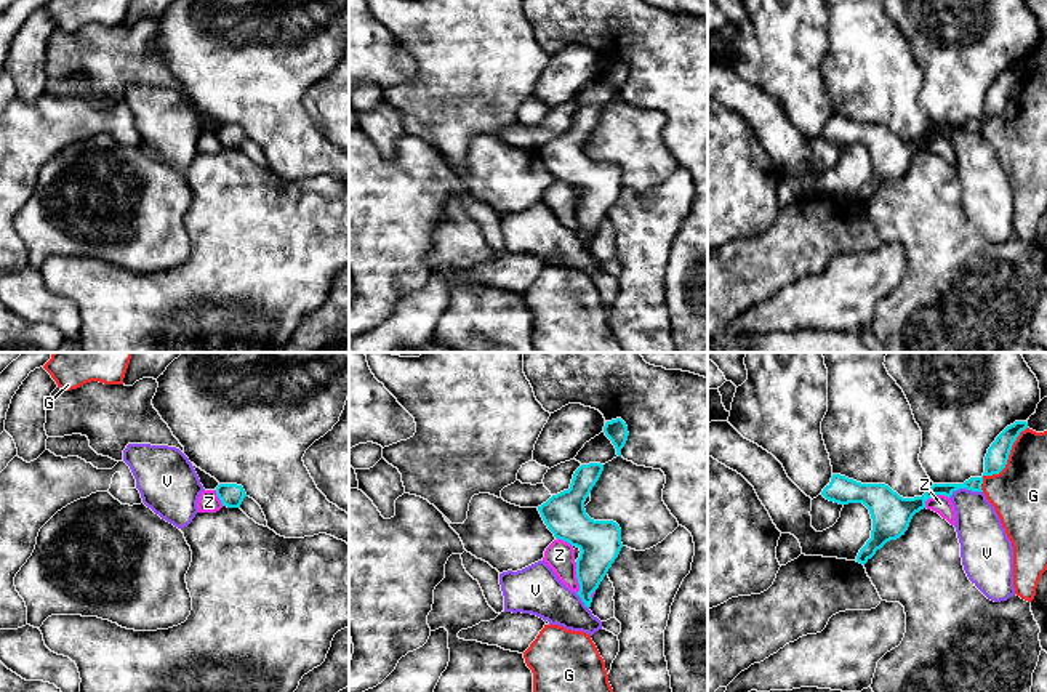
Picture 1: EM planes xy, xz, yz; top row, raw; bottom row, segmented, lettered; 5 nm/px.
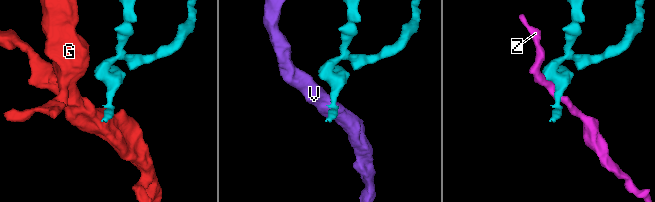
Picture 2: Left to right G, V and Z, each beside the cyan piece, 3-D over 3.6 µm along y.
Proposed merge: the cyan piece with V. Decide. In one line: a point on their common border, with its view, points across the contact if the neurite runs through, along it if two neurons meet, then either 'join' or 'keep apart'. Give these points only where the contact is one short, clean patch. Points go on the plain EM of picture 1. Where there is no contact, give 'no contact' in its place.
contact yz (964, 128); border yz (982, 132), (956, 130), (948, 138); keep apart

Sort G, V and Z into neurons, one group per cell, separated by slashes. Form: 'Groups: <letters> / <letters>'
Groups: G / V / Z

